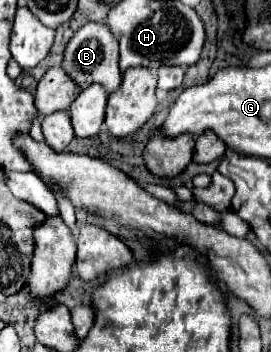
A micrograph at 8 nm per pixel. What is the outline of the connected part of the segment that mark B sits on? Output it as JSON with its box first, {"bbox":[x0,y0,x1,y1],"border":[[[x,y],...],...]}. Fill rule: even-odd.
{"bbox":[62,22,122,92],"border":[[[88,22],[66,44],[62,68],[80,90],[88,88],[90,84],[104,84],[106,92],[114,92],[122,82],[122,74],[118,70],[118,40],[106,26]]]}

